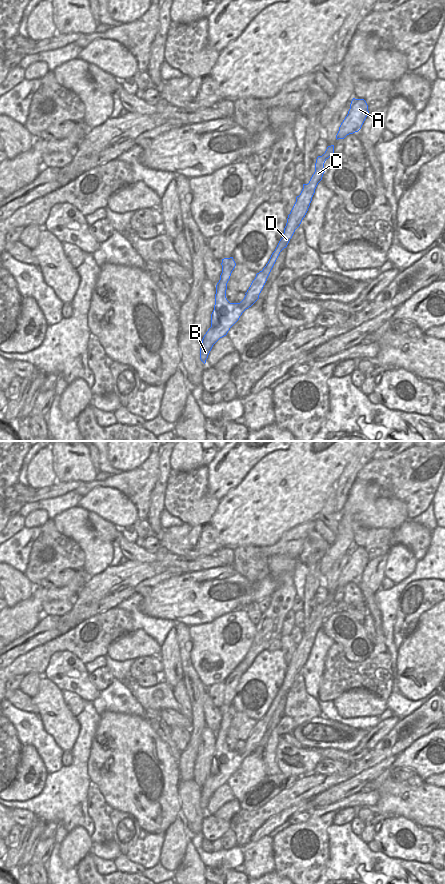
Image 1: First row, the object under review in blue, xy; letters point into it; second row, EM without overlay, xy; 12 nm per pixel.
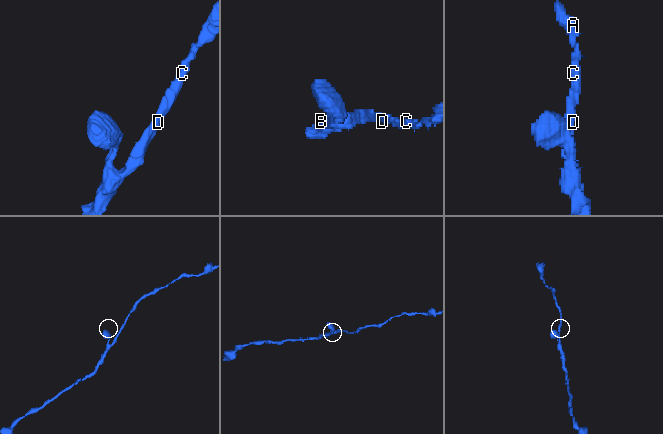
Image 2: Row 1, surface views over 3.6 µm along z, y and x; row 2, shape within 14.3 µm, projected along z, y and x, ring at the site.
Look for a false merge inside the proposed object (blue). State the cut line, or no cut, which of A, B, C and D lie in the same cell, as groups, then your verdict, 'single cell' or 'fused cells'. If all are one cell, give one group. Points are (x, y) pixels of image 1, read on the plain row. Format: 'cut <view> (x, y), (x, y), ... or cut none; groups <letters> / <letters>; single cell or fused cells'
cut none; groups A B C D; single cell

